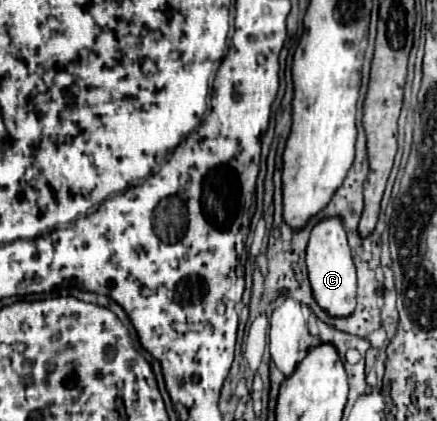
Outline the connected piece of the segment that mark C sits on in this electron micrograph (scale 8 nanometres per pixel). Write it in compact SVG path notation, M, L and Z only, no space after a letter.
M338 217L320 221L308 241L306 251L306 265L310 287L314 293L316 303L330 315L330 317L348 317L356 309L356 269L352 261L352 251L346 241L346 231Z

